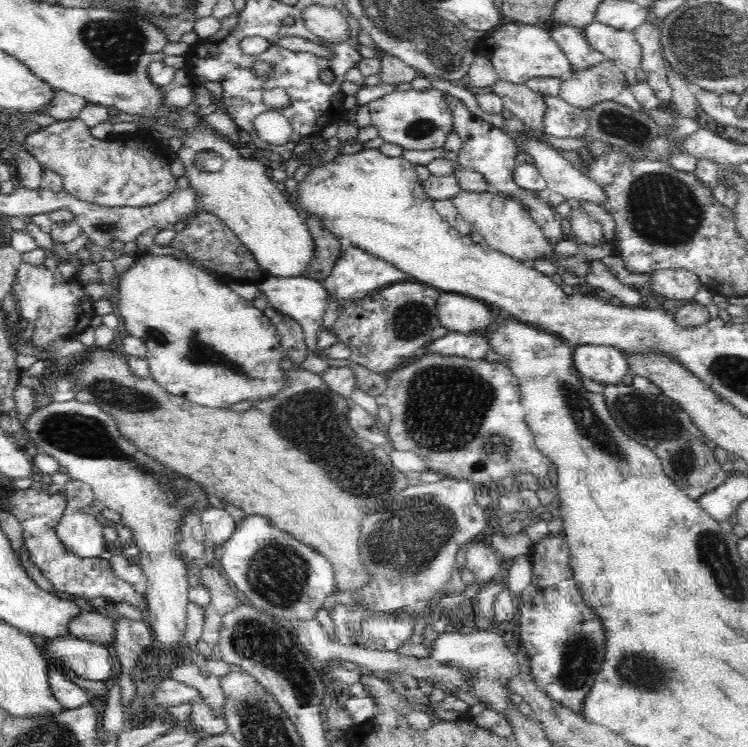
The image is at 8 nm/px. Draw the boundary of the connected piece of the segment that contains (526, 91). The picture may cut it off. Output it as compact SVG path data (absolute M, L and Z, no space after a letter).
M498 80L492 86L492 92L502 100L505 110L521 120L529 132L541 135L544 130L546 116L546 101L544 97L532 92L526 85L514 85Z

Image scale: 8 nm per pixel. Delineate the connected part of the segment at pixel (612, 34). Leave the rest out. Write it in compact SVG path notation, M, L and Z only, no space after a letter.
M598 21L588 24L583 29L588 41L604 53L606 59L620 61L625 68L638 68L641 52L633 32L616 30Z

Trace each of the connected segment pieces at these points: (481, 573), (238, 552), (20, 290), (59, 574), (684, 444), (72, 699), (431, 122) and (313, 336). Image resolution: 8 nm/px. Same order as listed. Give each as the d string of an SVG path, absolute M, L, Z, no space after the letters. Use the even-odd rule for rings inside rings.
M482 538L469 545L465 566L471 570L474 580L479 584L492 582L500 572L501 563Z
M246 515L235 526L234 534L222 546L222 570L225 579L246 603L269 615L284 618L290 622L296 619L311 619L323 608L325 599L336 590L332 565L322 554L316 554L309 544L298 542L294 536L272 526L270 519Z
M22 261L16 270L10 294L19 312L19 318L26 319L35 327L32 345L38 349L47 349L54 340L76 337L90 328L95 316L93 301L86 295L84 285L77 279L58 282L54 272L46 266L34 267Z
M30 487L10 490L1 496L7 500L7 511L21 523L24 546L30 553L31 562L48 578L57 592L78 601L102 596L107 603L126 602L140 610L147 607L147 595L138 593L134 585L118 578L108 560L100 557L80 559L66 553L55 531L66 510L66 497L63 493L50 494L46 489Z
M624 383L604 387L609 412L620 428L636 442L648 446L660 457L664 472L672 478L688 498L698 501L704 494L722 486L728 478L732 478L732 471L726 472L716 462L714 452L706 446L706 434L698 429L688 412L682 409L679 402L673 401L662 394L640 394L634 386Z
M48 668L48 680L51 696L66 710L72 710L88 703L87 694L79 686L70 682L56 668Z
M434 87L430 90L395 90L390 94L381 96L378 100L367 102L368 110L370 110L371 124L374 125L379 136L384 142L392 142L399 145L403 150L434 150L440 148L446 142L446 138L450 136L450 132L454 132L454 110L448 104L444 92Z
M271 276L258 285L259 291L262 291L267 303L291 318L294 318L301 324L305 335L305 342L308 348L312 349L312 356L319 357L321 350L317 346L317 337L322 328L324 313L328 306L330 293L320 281L310 280L303 277L274 277Z

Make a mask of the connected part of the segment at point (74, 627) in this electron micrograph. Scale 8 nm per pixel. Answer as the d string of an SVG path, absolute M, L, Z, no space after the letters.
M85 609L70 622L70 636L111 647L116 631L114 616L103 610Z

